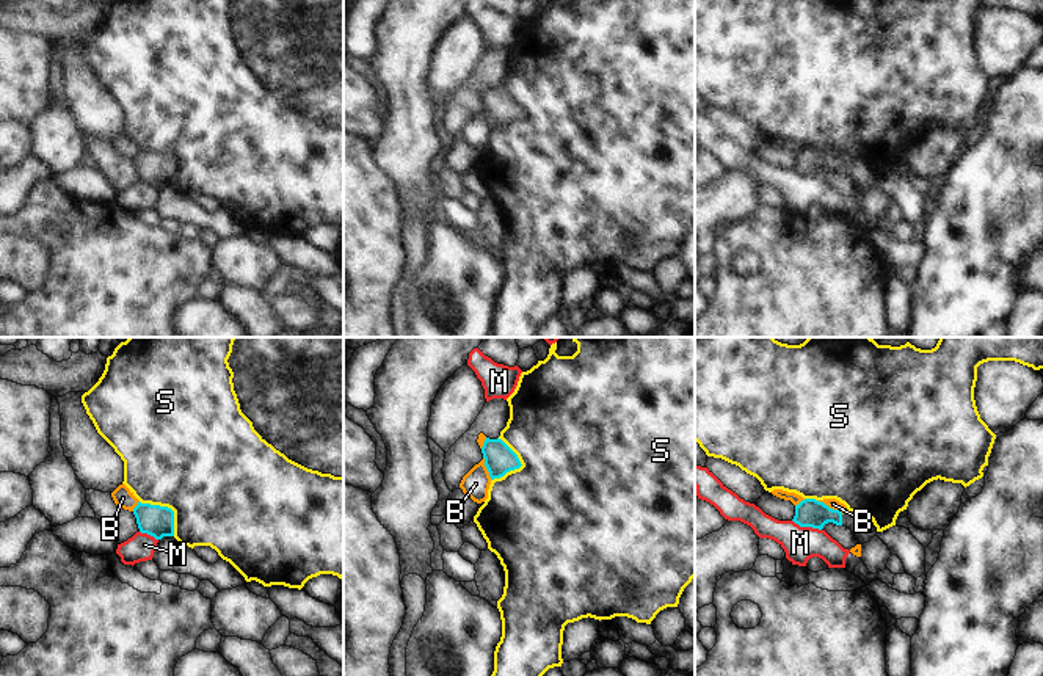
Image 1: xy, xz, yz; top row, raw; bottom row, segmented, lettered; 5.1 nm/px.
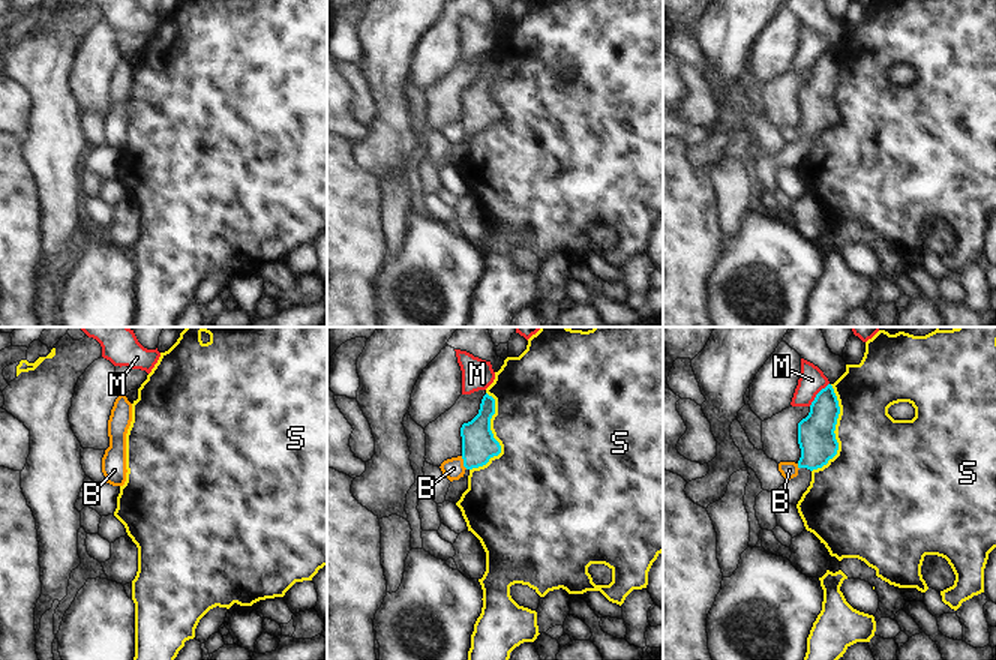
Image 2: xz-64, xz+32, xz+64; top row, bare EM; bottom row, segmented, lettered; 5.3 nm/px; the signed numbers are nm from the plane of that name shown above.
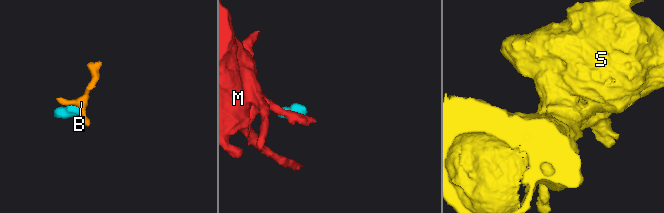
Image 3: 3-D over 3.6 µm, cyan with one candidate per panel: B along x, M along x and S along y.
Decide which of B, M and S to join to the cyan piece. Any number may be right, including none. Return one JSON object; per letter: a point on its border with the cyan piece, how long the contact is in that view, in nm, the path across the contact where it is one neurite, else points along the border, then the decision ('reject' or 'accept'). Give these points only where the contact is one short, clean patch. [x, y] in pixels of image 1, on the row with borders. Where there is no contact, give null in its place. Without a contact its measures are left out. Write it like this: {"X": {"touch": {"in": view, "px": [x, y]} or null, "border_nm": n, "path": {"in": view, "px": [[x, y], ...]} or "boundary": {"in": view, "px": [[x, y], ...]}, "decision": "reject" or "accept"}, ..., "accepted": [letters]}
{"B": {"touch": {"in": "yz", "px": [828, 507]}, "border_nm": 150, "boundary": {"in": "yz", "px": [[817, 501], [843, 513]]}, "decision": "reject"}, "M": {"touch": {"in": "yz", "px": [806, 526]}, "border_nm": 160, "boundary": {"in": "yz", "px": [[792, 519], [800, 526], [811, 526], [821, 530]]}, "decision": "reject"}, "S": {"touch": {"in": "xz", "px": [519, 466]}, "border_nm": 220, "decision": "reject"}, "accepted": []}

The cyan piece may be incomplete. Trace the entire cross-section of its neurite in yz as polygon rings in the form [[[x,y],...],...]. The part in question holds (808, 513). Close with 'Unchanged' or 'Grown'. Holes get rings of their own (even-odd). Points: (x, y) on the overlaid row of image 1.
[[[805,499],[795,505],[795,516],[792,519],[800,527],[812,527],[822,530],[825,524],[833,522],[852,530],[859,544],[867,543],[877,536],[877,527],[864,511],[841,513],[816,499]]]. Grown

